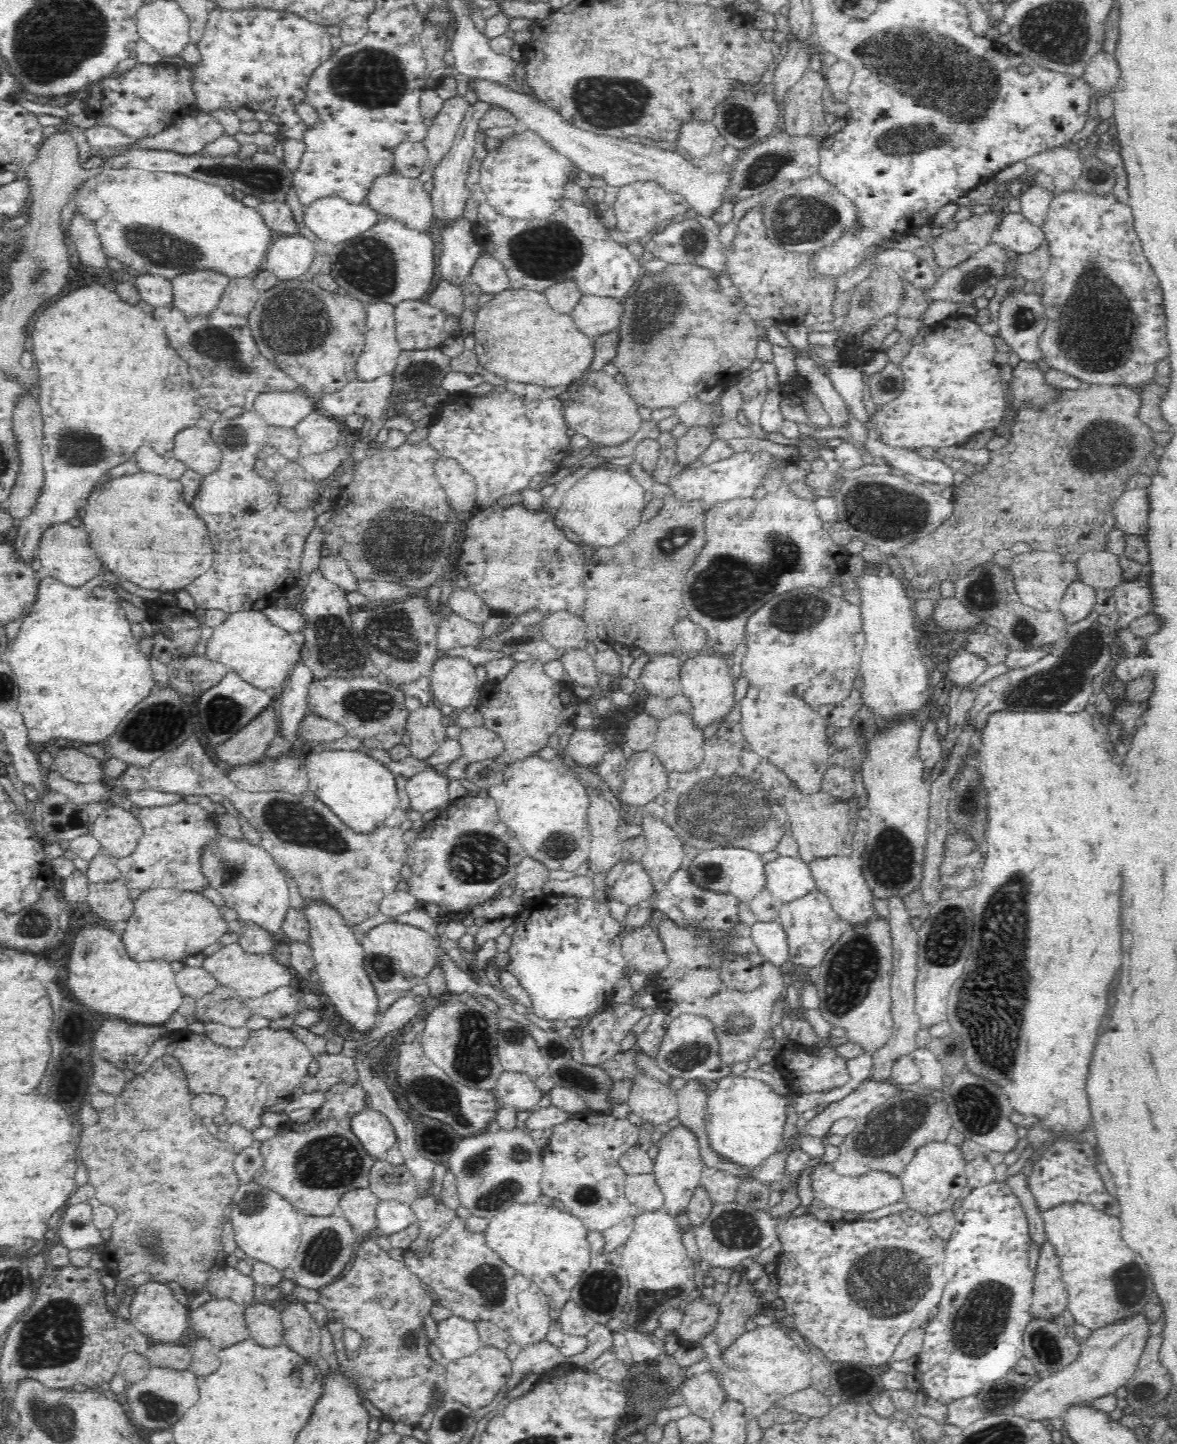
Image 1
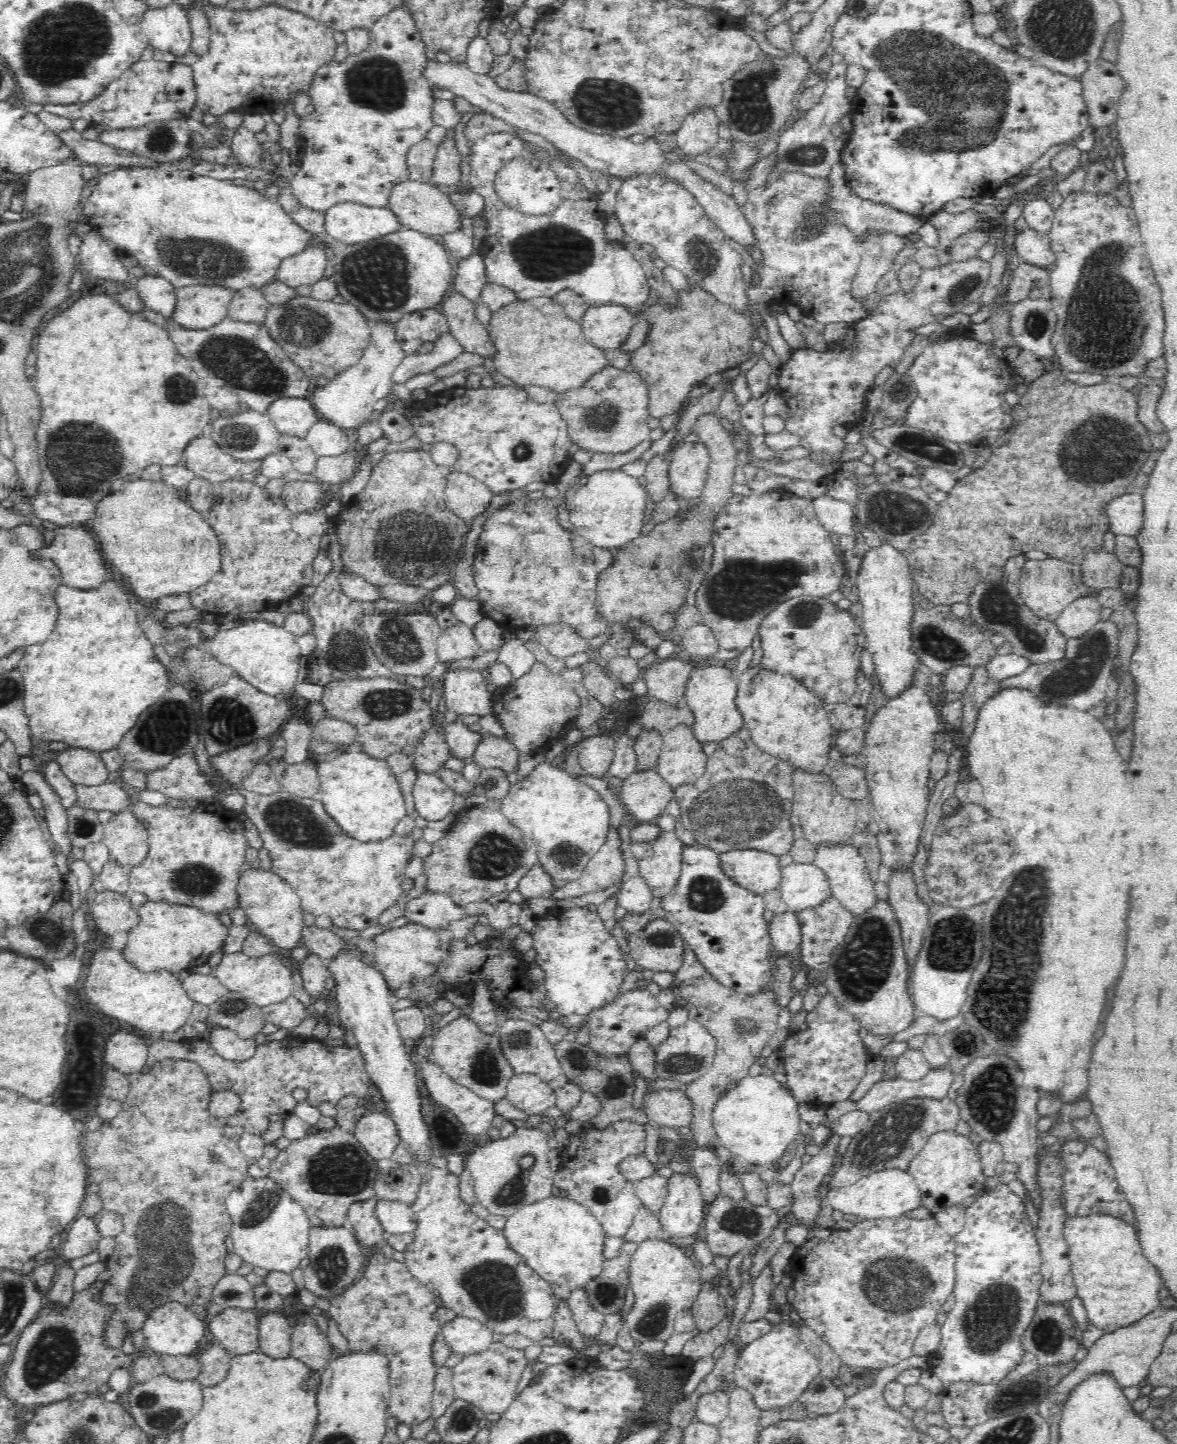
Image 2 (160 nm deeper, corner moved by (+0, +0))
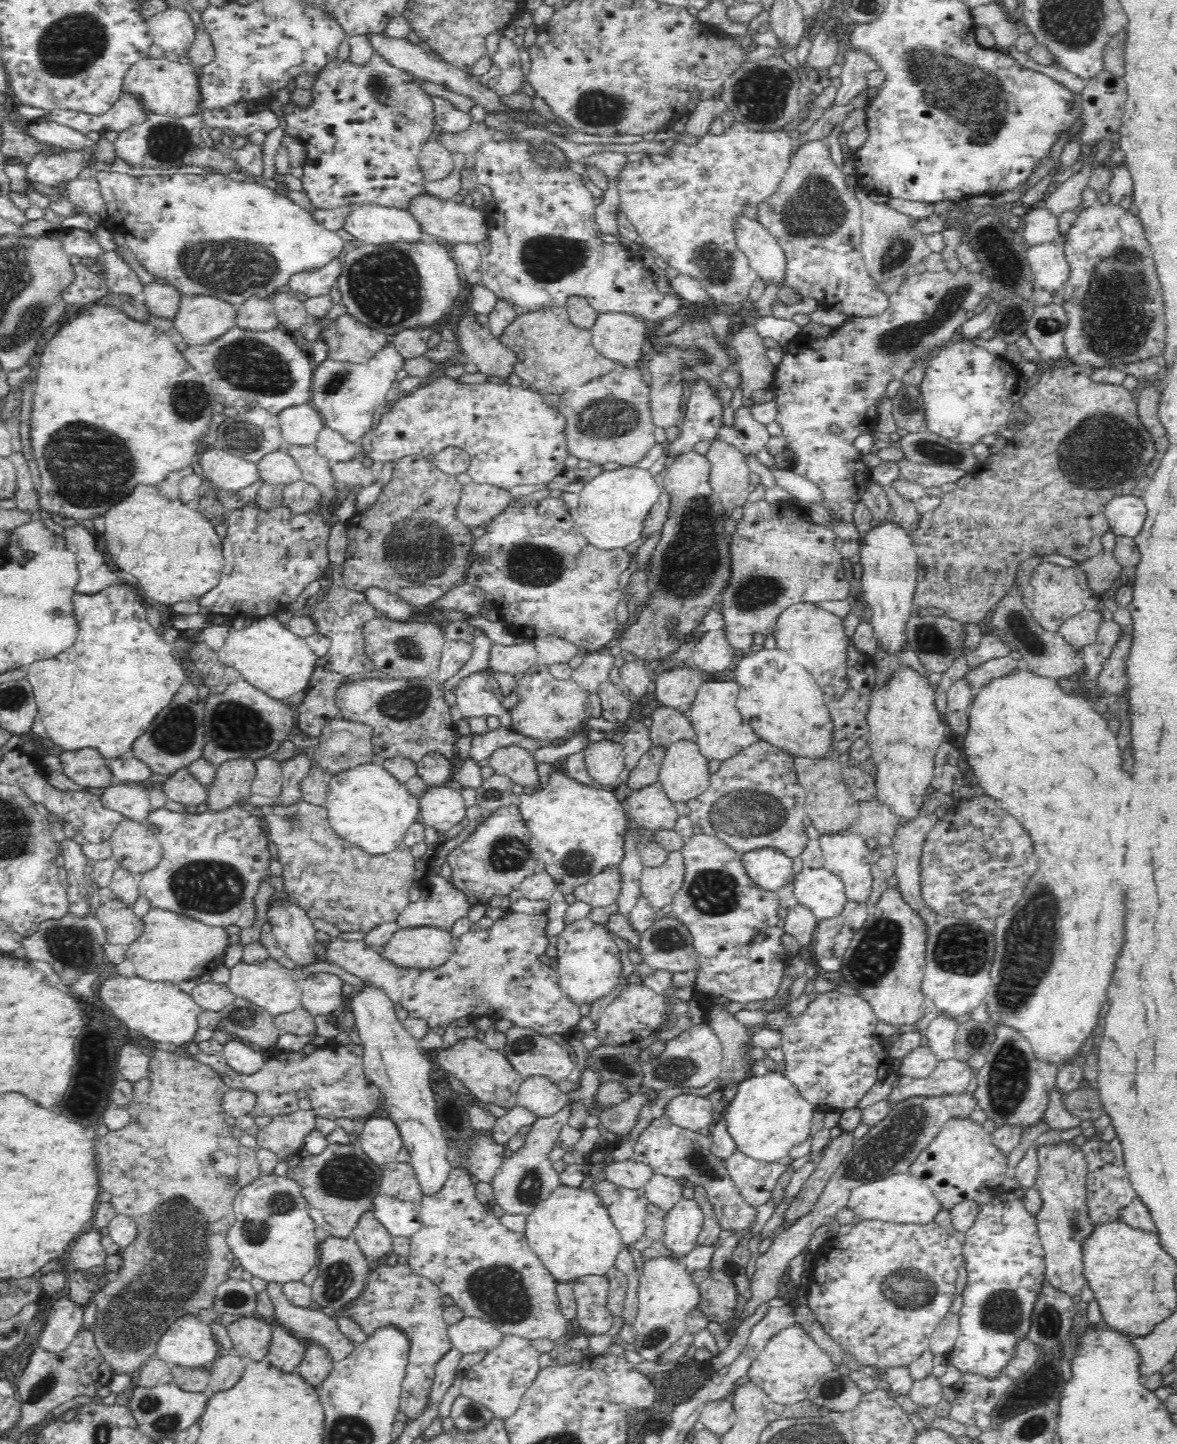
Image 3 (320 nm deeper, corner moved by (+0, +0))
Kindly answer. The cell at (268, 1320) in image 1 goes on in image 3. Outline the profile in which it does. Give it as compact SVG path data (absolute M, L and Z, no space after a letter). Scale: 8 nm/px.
M284 1325L271 1326L270 1342L267 1346L266 1359L282 1371L294 1371L293 1368L302 1360L304 1342L298 1339Z

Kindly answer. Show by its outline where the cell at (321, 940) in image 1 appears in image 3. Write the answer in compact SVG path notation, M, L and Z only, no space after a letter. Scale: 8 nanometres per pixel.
M364 981L364 986L356 988L353 992L347 1009L354 1016L353 1029L364 1048L364 1074L379 1088L379 1094L384 1096L384 1112L396 1124L403 1146L408 1149L409 1164L417 1177L422 1194L431 1193L442 1188L450 1170L453 1169L447 1160L450 1148L436 1116L434 1096L428 1080L432 1060L424 1056L419 1041L396 1017L394 1007L394 1001L382 987Z

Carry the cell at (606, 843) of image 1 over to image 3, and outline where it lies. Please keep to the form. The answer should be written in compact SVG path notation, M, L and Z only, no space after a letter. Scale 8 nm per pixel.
M606 865L598 873L590 876L585 883L576 885L571 893L592 907L607 908L616 903L622 882L621 867Z

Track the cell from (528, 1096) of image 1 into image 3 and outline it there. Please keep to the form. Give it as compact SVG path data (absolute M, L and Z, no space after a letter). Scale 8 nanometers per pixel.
M532 1075L523 1079L516 1091L516 1106L536 1113L539 1117L554 1116L567 1106L568 1095L546 1077Z

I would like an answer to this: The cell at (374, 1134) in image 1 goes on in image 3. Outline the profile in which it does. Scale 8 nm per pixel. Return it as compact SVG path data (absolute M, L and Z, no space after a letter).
M368 1117L360 1121L362 1150L378 1166L398 1160L403 1142L396 1124L389 1117Z

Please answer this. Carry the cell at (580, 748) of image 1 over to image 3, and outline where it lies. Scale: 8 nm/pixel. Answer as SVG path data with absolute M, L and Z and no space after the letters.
M610 739L598 740L590 743L584 751L588 774L604 786L621 789L618 777L624 769L621 744Z

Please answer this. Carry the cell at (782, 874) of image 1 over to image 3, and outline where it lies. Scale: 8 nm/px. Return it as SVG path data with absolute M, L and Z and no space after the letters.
M803 867L794 875L792 886L792 894L799 904L818 919L841 913L847 900L843 894L843 882L824 867Z

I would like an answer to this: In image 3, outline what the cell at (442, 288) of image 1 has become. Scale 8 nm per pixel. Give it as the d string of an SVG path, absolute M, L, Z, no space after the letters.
M462 310L455 324L462 353L476 364L482 374L507 380L513 372L515 354L488 327L478 324L474 313Z

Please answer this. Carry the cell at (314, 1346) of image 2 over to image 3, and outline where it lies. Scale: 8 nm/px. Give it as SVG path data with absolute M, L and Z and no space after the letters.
M304 1342L305 1349L302 1360L293 1368L300 1373L306 1381L318 1387L319 1384L330 1374L333 1367L332 1355L322 1343Z

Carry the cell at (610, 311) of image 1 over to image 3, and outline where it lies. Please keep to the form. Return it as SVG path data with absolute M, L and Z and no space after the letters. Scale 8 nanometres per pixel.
M626 312L598 313L590 332L591 343L602 356L616 364L643 368L642 346L648 335L641 318Z

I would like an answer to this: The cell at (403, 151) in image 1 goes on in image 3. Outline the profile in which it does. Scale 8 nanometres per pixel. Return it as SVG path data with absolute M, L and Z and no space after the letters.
M430 139L426 141L417 154L417 163L424 181L430 183L446 178L448 173L454 170L451 154L452 152L440 140Z

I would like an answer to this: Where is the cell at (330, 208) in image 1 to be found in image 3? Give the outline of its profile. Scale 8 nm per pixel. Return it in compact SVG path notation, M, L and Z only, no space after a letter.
M376 204L353 206L344 218L342 230L363 244L420 242L426 238L408 210Z

